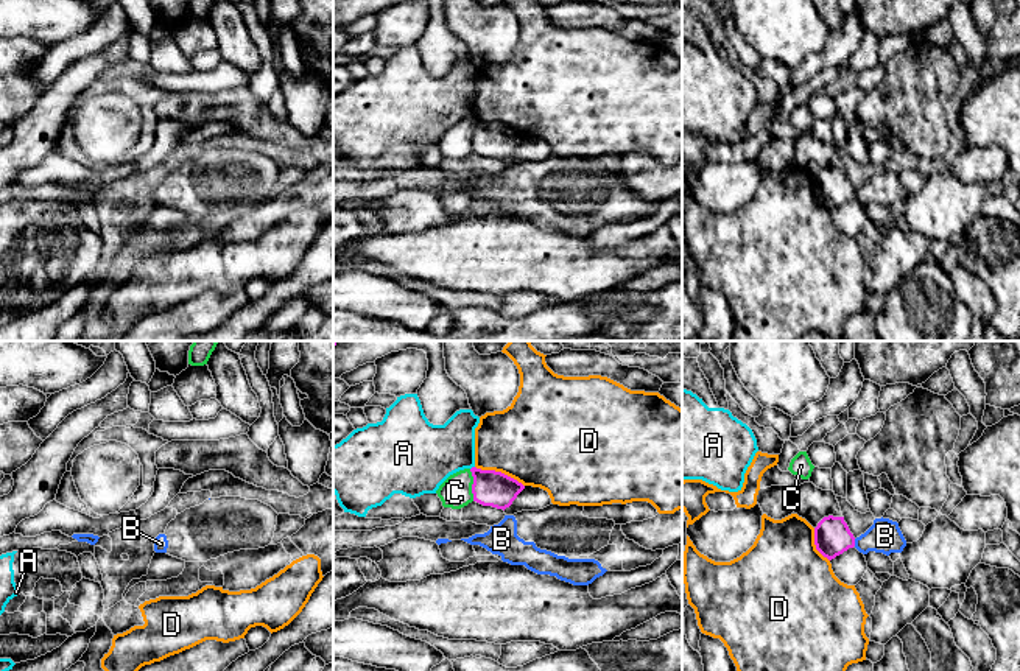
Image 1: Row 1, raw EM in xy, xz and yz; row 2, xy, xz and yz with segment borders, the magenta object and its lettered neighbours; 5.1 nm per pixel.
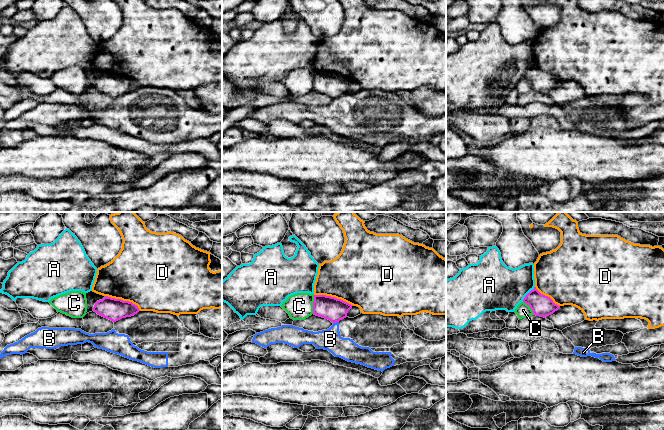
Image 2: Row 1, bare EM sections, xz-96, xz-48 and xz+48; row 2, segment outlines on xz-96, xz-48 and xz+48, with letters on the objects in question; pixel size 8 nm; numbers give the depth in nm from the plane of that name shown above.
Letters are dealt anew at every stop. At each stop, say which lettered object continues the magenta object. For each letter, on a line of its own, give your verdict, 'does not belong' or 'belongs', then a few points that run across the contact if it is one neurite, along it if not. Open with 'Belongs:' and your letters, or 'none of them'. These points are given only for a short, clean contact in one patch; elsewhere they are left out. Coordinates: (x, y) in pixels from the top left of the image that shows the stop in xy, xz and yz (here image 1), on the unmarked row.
Belongs: none of them
A: does not belong
B: does not belong; line yz (854, 190), (855, 196)
C: does not belong
D: does not belong

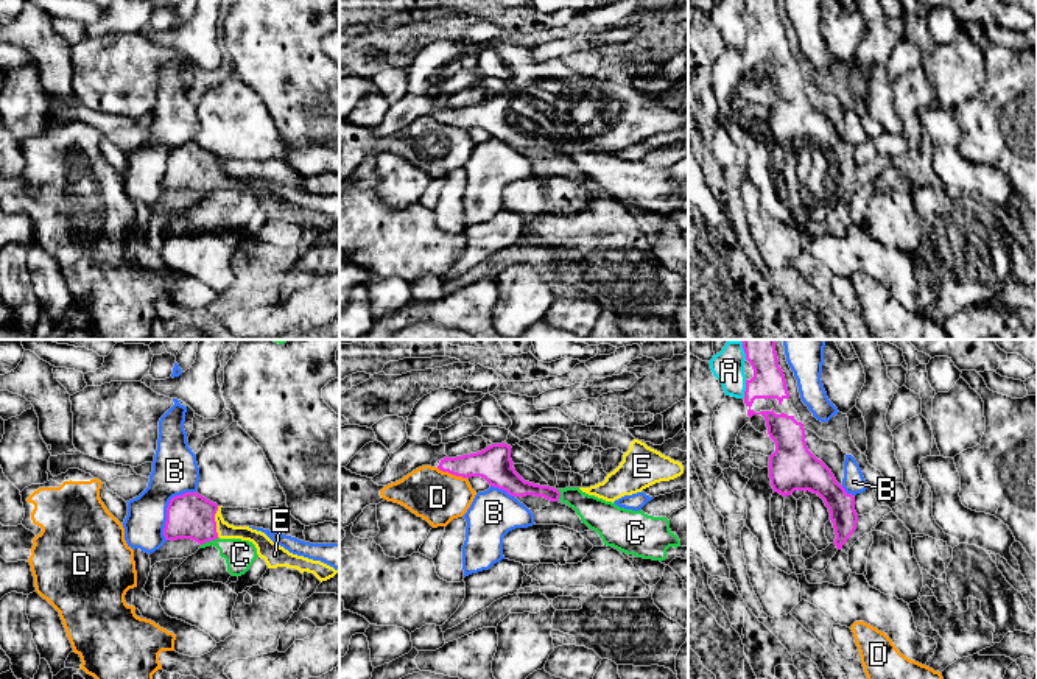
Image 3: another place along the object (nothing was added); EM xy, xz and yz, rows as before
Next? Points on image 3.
Belongs: E
A: does not belong
B: does not belong
C: does not belong; line xy (218, 189), (201, 197)
D: does not belong
E: belongs; line xy (190, 167), (203, 173), (215, 173), (223, 179)

